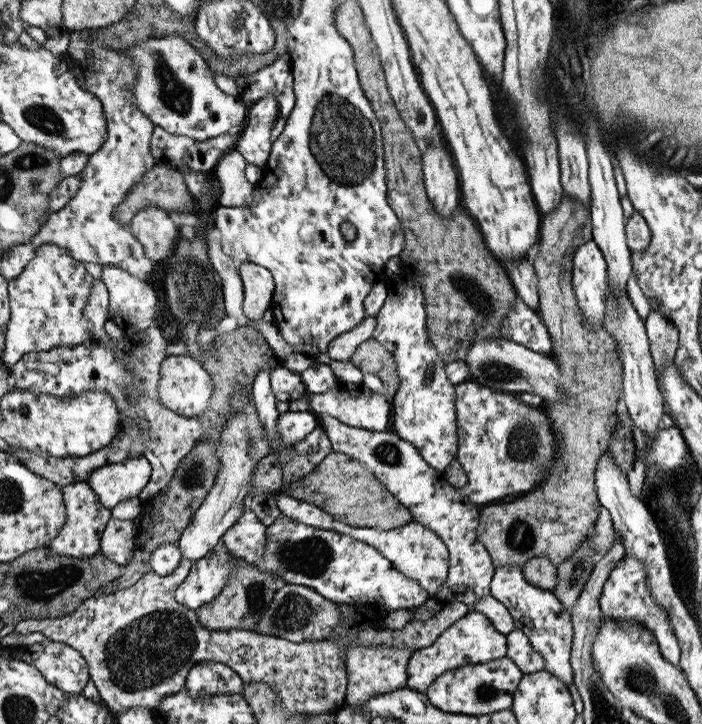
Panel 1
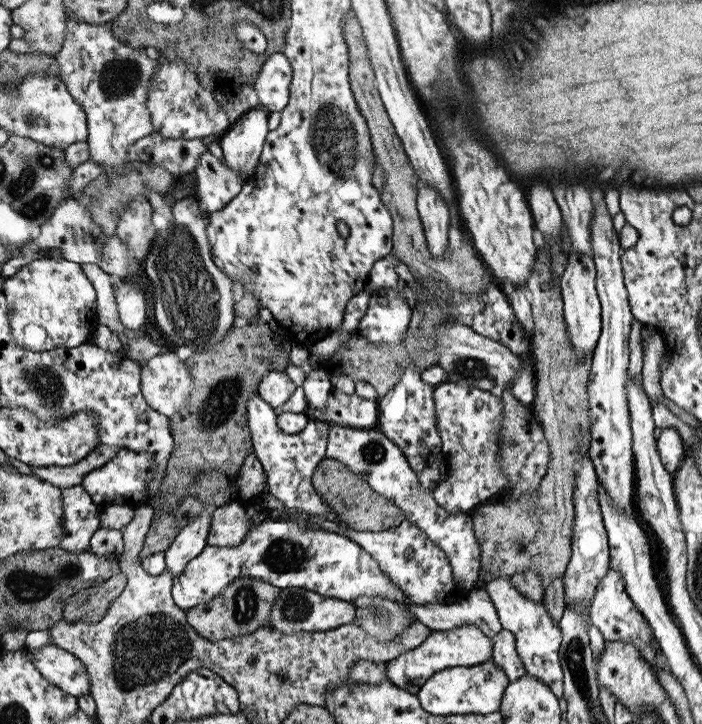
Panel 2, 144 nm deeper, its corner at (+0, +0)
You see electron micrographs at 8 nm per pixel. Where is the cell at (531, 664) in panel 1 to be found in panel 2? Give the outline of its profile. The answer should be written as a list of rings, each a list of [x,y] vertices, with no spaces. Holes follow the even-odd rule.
[[[501,630],[497,636],[491,638],[493,640],[493,662],[497,666],[503,668],[503,672],[507,674],[509,682],[515,682],[519,680],[521,676],[527,674],[525,666],[523,666],[523,660],[521,656],[517,654],[517,648],[515,648],[515,636],[513,632],[509,630]]]

